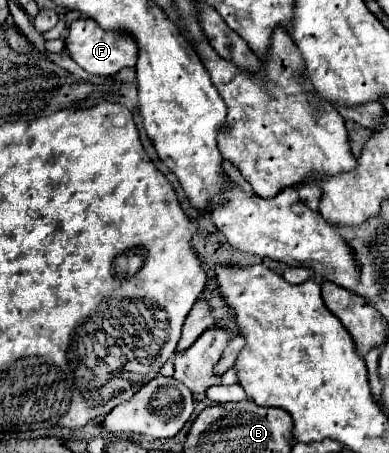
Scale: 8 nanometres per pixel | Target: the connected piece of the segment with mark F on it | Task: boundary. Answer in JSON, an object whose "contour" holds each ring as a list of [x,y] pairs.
{"contour":[[[77,19],[77,21],[73,21],[71,27],[69,27],[69,35],[67,35],[65,43],[67,43],[71,59],[79,67],[83,67],[85,71],[95,73],[95,75],[115,75],[115,73],[119,73],[125,67],[133,69],[137,65],[139,49],[137,49],[135,39],[129,33],[105,31],[91,19]]]}

